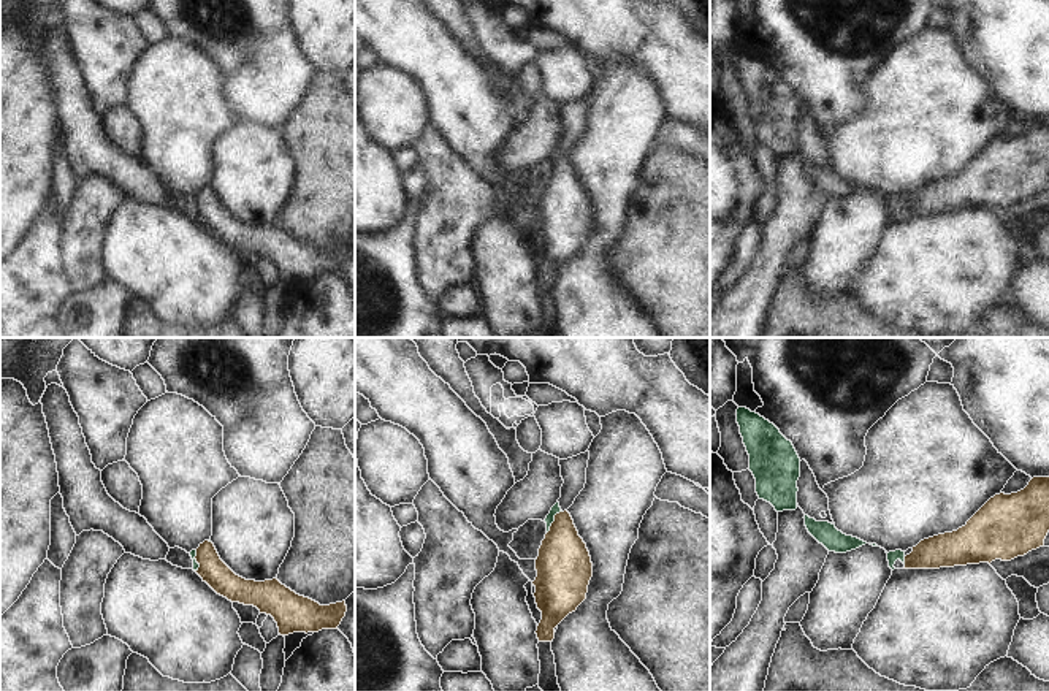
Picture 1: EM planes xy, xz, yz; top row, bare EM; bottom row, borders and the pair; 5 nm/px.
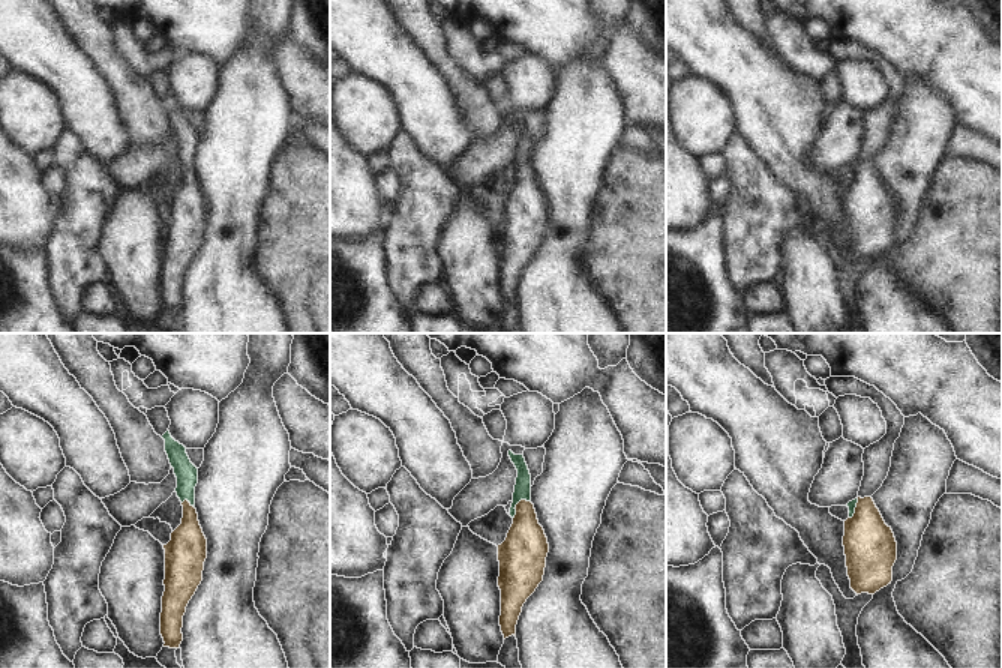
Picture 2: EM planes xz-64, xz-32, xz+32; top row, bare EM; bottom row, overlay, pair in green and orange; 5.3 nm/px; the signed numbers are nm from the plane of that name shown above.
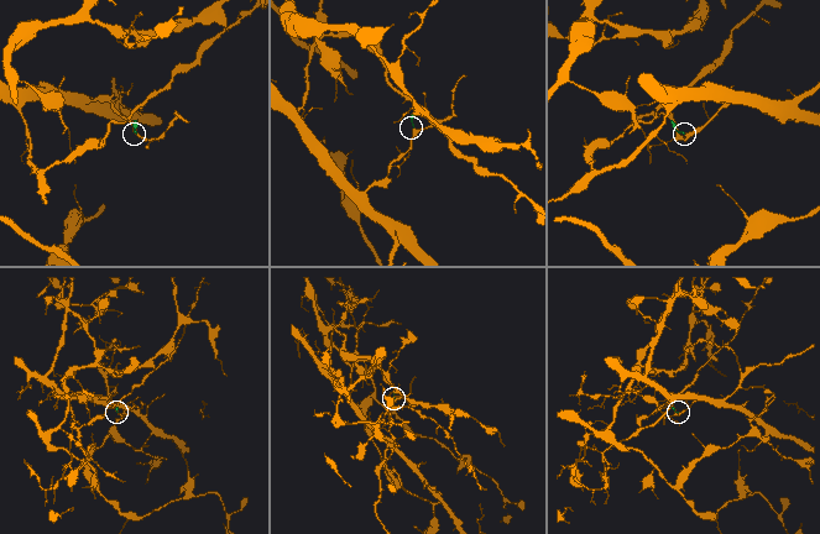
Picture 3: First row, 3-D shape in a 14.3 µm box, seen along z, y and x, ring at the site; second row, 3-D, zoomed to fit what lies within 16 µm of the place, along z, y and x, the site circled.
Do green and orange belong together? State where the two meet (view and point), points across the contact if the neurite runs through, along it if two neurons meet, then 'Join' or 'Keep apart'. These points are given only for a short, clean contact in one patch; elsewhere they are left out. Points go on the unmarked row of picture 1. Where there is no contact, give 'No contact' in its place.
Touches green at xz (553, 165). Path across: xz (555, 154), (553, 165), (561, 176), (564, 213). Join

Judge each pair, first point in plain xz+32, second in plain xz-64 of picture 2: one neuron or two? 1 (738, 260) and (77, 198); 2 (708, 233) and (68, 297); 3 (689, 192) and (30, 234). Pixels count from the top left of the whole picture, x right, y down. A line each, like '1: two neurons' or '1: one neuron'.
1: one neuron
2: two neurons
3: one neuron

